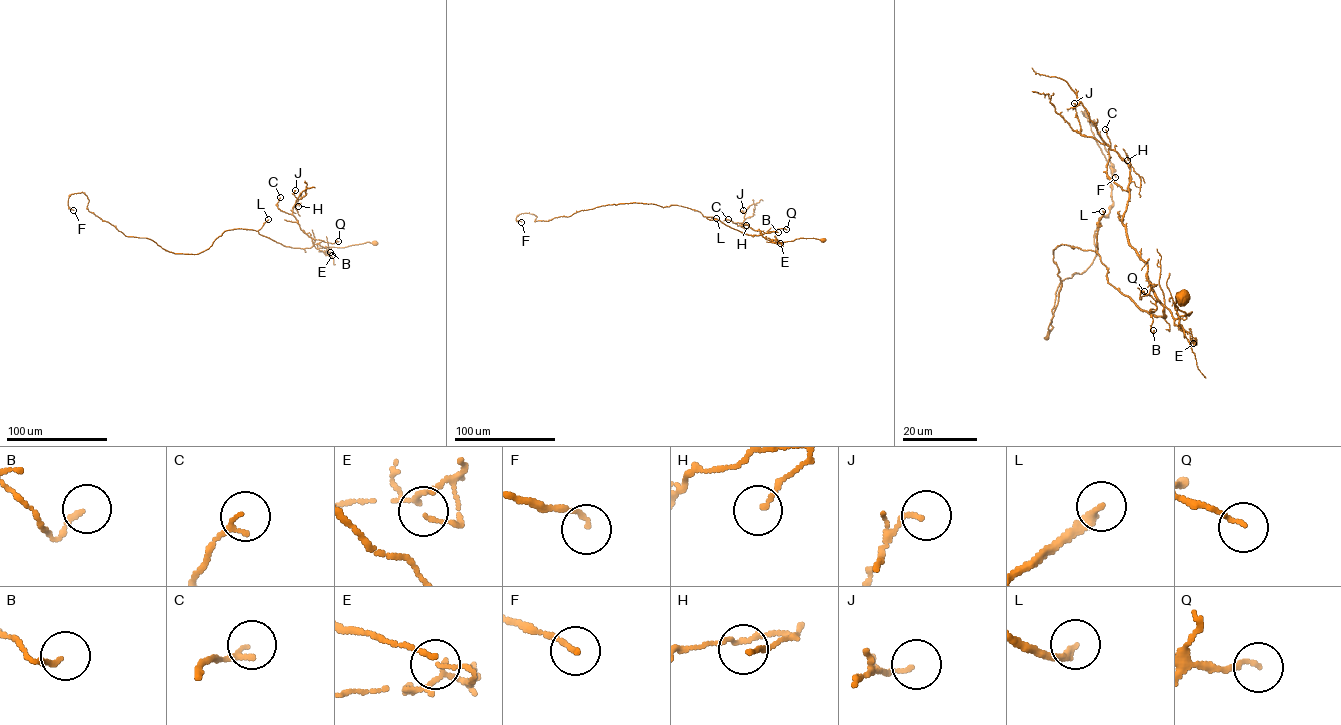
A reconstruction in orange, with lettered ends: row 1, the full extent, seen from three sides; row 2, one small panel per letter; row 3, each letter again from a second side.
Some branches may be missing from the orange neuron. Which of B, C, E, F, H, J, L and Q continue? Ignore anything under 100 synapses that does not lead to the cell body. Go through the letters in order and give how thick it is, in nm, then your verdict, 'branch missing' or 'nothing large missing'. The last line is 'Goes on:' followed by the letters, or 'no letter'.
B: calibre 140 nm; nothing large missing
C: calibre 140 nm; nothing large missing
E: calibre 70 nm; nothing large missing
F: calibre 140 nm; nothing large missing
H: calibre 120 nm; nothing large missing
J: calibre 120 nm; nothing large missing
L: calibre 240 nm; branch missing
Q: calibre 120 nm; nothing large missing
Goes on: L

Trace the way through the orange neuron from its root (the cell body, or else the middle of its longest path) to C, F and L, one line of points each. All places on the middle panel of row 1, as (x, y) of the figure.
C: (823, 240), (799, 238), (772, 242), (759, 230), (745, 223), (738, 225), (725, 220), (728, 219)
F: (823, 240), (772, 242), (675, 205), (608, 204), (547, 221), (521, 213), (515, 219), (521, 222)
L: (823, 240), (799, 238), (772, 242), (706, 217), (716, 218)

